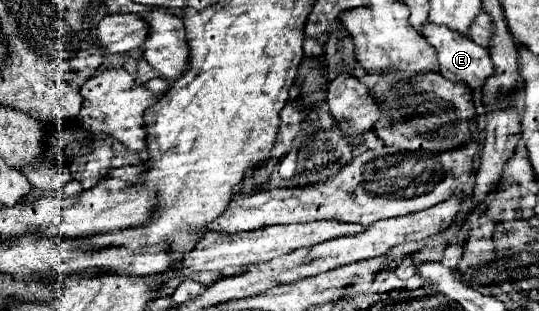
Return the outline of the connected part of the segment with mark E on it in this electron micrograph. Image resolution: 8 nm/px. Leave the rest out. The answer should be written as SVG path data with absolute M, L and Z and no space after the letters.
M427 24L427 32L423 32L427 42L435 48L437 58L439 58L439 66L441 66L441 74L451 80L451 82L463 82L467 84L471 90L483 88L485 80L493 74L493 62L489 56L489 50L481 48L479 44L475 44L471 38L459 36L457 32L451 32L443 26L437 24Z

